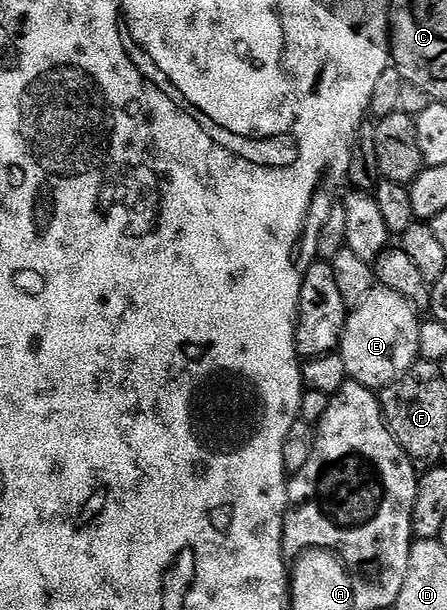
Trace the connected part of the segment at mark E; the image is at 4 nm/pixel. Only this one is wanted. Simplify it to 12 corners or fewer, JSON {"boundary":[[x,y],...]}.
{"boundary":[[378,285],[347,314],[351,380],[396,381],[420,356],[420,316]]}

